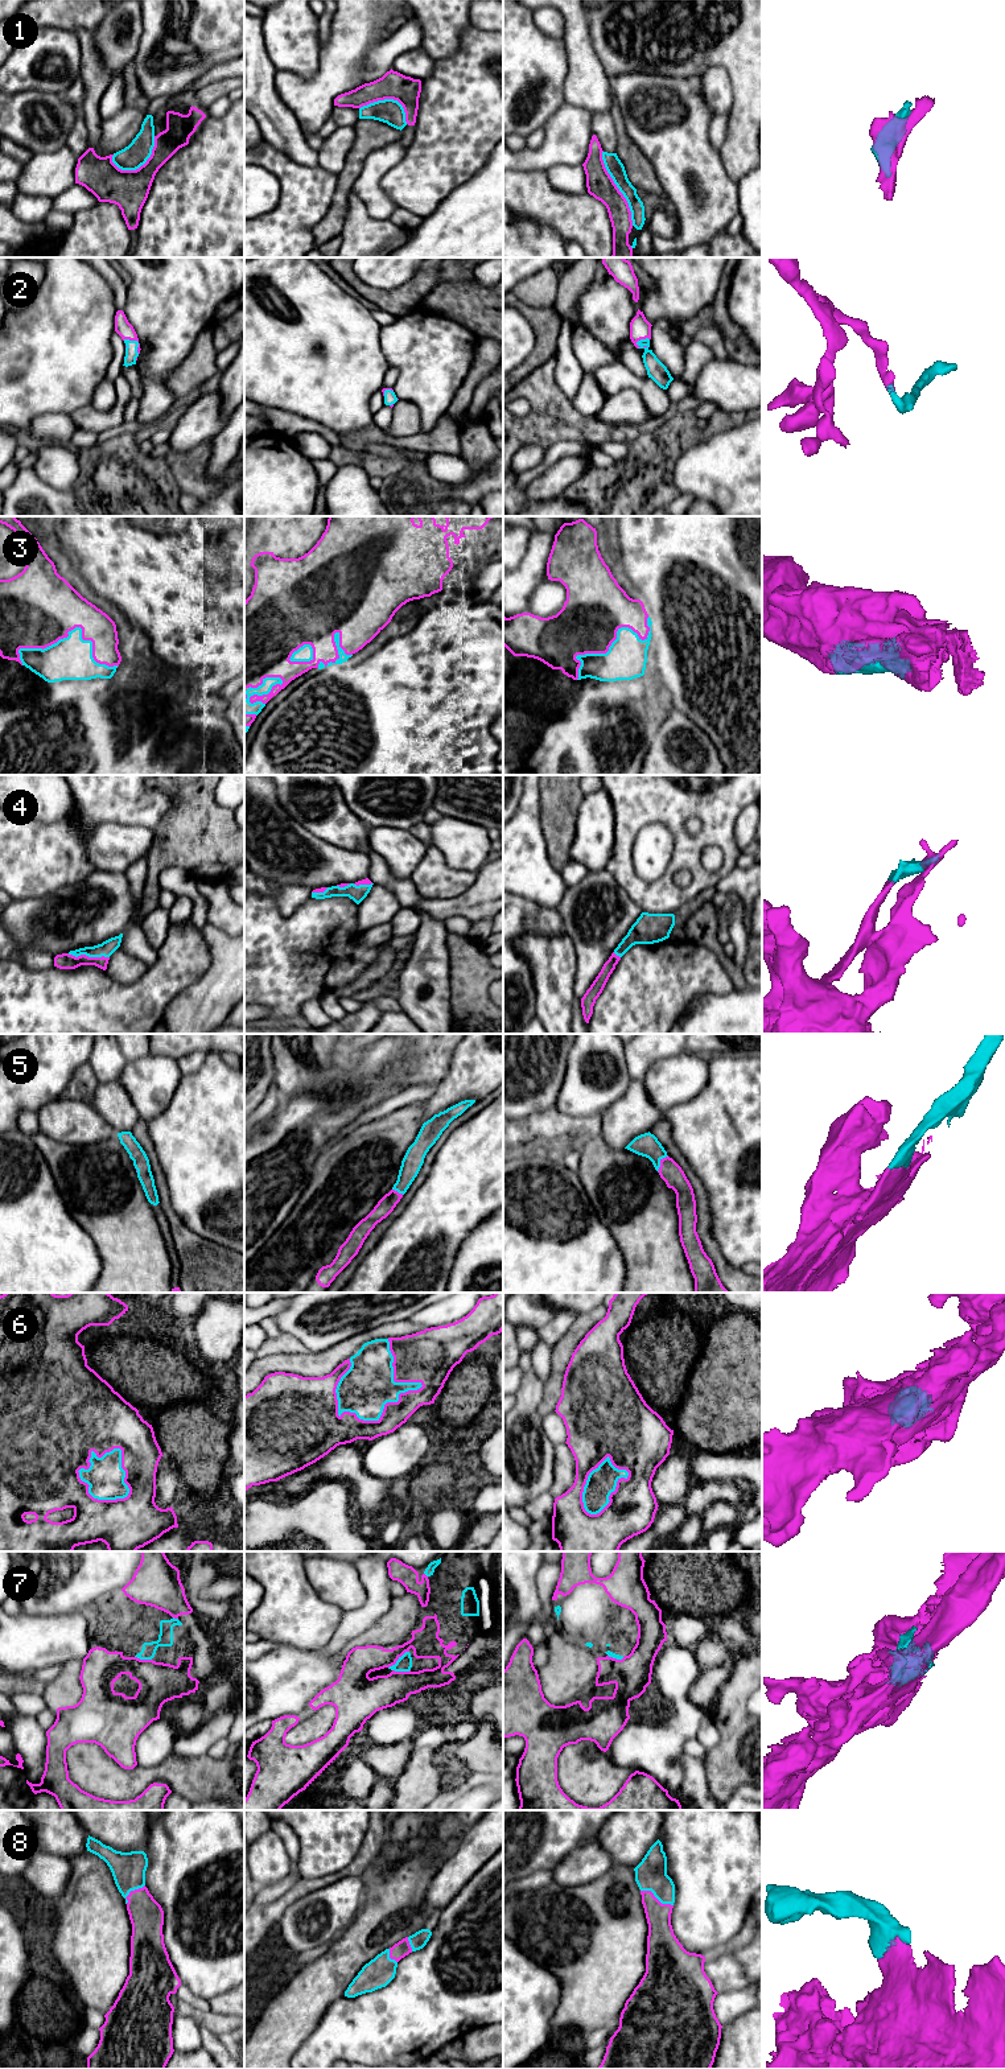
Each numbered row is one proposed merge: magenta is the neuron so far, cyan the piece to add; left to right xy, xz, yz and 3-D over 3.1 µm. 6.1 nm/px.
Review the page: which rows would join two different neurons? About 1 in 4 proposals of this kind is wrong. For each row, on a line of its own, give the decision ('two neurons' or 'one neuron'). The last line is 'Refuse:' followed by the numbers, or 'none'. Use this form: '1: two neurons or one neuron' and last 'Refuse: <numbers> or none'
1: two neurons
2: one neuron
3: one neuron
4: one neuron
5: one neuron
6: one neuron
7: one neuron
8: one neuron
Refuse: 1

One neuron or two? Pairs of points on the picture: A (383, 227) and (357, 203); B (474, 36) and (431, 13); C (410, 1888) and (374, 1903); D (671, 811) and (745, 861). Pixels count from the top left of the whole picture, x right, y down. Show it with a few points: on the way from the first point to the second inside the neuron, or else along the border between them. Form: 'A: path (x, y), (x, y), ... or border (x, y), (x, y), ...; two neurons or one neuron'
A: path (375, 227), (357, 211); one neuron
B: border (470, 23), (461, 33), (460, 48), (448, 57); two neurons
C: path (400, 1888), (383, 1903); one neuron
D: border (741, 853), (736, 866); two neurons

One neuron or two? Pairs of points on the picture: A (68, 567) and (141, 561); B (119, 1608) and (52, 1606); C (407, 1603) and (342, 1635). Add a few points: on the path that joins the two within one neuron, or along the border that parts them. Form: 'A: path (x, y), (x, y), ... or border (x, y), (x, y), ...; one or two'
A: border (60, 540), (65, 548), (65, 555), (94, 592); two
B: border (97, 1599), (83, 1612); two
C: border (392, 1598), (388, 1607), (357, 1636); two

